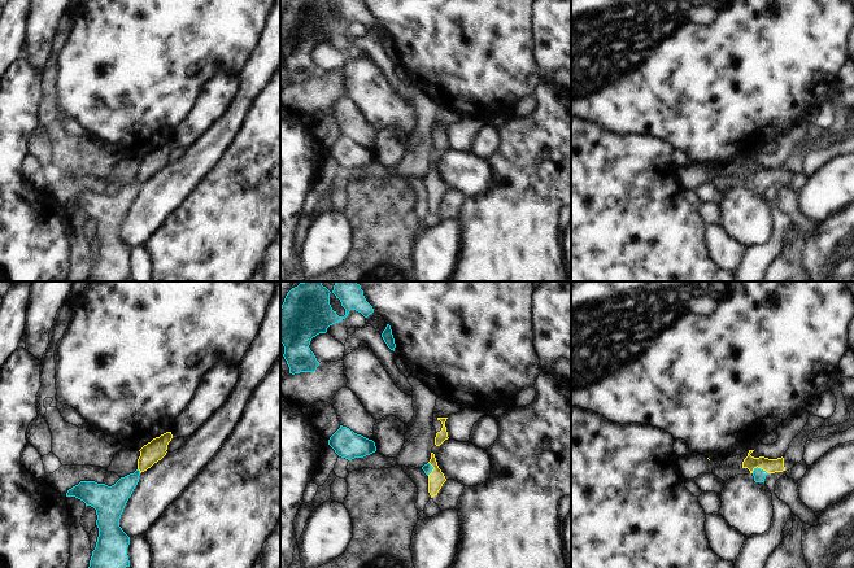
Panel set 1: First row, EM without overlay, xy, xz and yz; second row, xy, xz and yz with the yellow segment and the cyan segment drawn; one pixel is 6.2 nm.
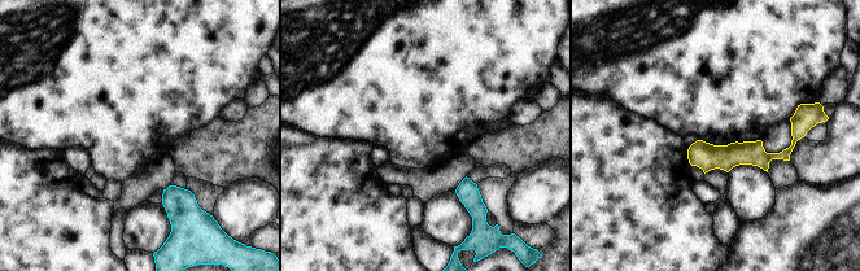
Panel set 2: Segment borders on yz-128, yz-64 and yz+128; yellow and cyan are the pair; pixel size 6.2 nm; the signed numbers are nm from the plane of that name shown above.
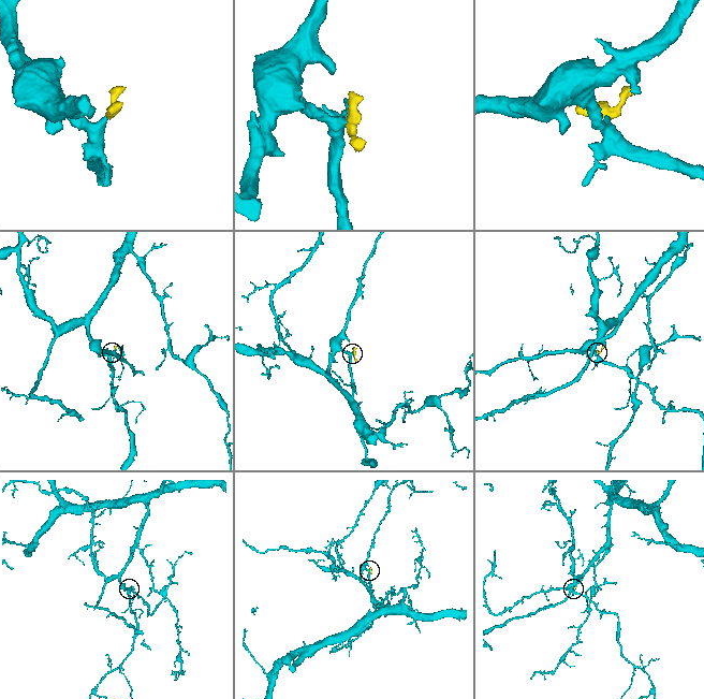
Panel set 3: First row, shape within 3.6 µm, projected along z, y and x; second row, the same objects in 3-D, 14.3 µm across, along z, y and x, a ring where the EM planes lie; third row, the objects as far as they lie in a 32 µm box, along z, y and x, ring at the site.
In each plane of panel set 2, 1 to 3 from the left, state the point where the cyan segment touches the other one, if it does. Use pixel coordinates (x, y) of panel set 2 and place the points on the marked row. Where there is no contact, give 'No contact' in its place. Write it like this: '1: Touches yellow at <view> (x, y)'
1: No contact
2: No contact
3: No contact.

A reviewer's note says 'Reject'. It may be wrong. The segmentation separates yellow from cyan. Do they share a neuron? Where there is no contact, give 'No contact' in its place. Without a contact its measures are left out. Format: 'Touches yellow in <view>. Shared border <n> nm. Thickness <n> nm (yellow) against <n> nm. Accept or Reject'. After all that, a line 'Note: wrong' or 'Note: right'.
Touches yellow in yz. Shared border 110 nm. Thickness 90 nm (yellow) against 80 nm. Accept.
Note: wrong

